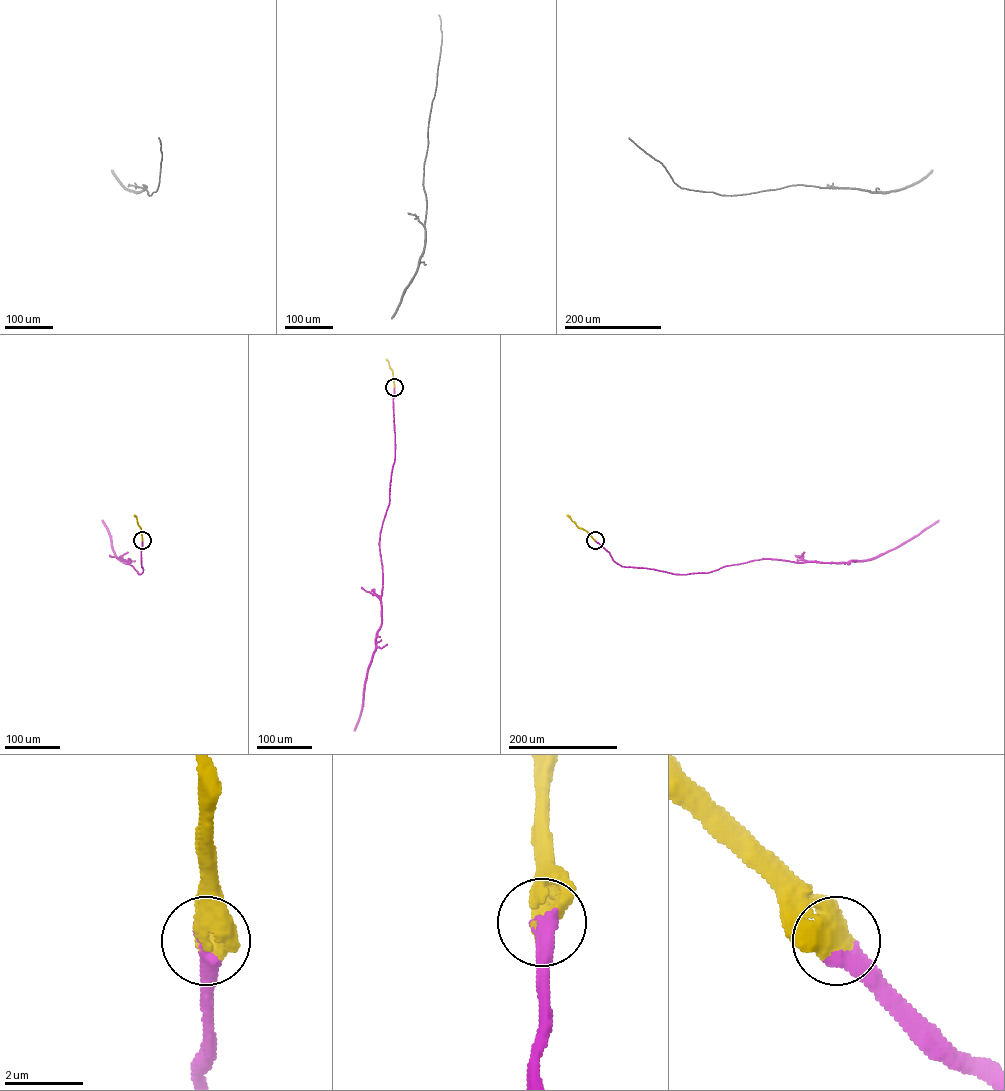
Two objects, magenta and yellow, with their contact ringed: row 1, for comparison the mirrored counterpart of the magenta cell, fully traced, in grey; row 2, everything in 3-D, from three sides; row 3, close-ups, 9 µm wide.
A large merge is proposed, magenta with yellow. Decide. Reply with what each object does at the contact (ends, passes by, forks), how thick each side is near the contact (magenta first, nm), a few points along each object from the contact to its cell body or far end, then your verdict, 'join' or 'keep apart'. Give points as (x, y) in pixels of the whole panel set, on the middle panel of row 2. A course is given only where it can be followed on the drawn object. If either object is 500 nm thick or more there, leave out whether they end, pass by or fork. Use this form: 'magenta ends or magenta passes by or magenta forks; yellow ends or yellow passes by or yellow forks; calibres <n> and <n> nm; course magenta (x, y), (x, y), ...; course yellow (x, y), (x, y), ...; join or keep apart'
calibres 400 and 700 nm; course magenta (394, 387), (395, 459), (389, 503), (379, 541), (382, 586), (381, 623), (376, 633); course yellow (394, 387), (392, 371), (386, 359); join

